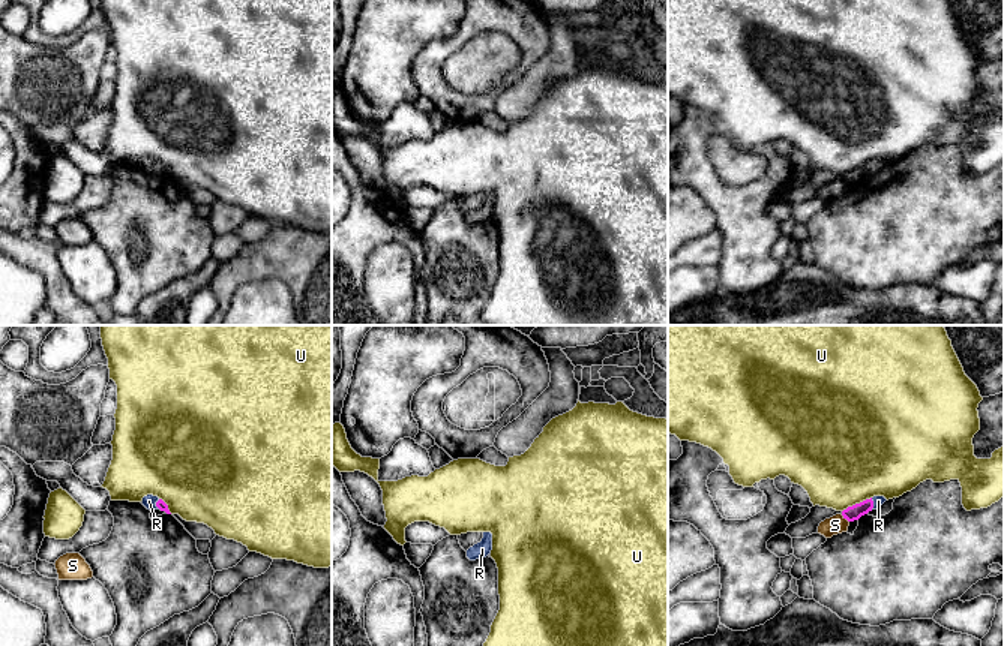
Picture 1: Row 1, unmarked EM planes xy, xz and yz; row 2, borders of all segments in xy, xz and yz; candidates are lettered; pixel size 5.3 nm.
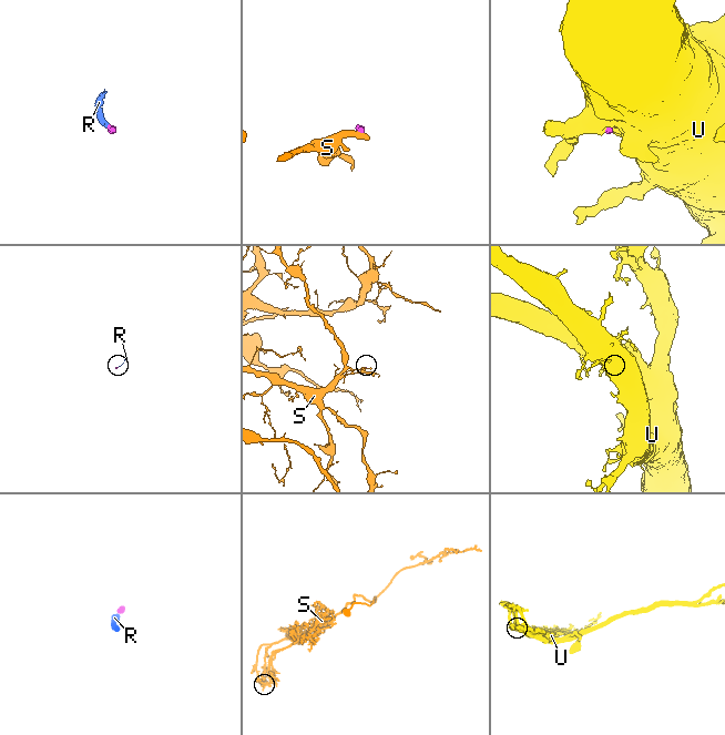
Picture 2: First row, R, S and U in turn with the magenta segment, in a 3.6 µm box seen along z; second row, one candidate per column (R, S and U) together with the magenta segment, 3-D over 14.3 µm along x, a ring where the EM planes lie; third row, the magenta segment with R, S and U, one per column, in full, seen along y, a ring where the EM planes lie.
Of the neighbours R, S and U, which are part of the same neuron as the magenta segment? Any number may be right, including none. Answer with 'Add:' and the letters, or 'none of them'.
Add: R

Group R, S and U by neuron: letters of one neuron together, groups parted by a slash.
R / S / U

